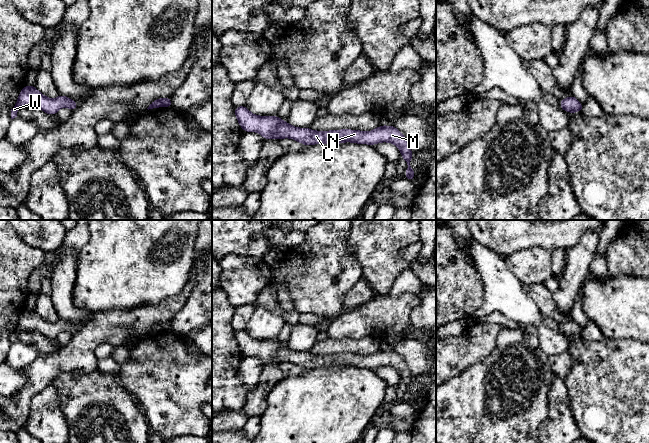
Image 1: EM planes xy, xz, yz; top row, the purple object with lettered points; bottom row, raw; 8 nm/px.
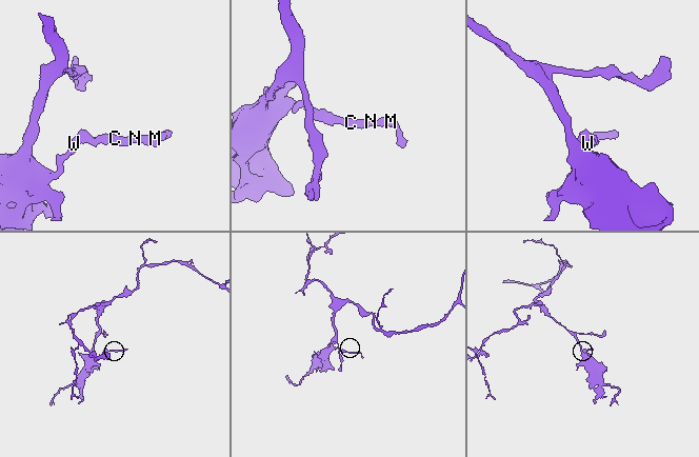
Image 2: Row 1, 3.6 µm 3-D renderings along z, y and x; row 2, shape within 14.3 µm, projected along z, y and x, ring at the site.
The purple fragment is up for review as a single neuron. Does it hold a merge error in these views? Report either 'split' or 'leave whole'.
leave whole

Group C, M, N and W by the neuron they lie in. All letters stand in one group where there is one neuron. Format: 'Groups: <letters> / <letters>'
Groups: C M N W

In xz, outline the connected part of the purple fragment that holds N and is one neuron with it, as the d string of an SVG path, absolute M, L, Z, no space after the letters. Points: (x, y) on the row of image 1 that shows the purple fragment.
M245 106L235 107L235 115L243 131L258 132L264 139L275 138L278 141L283 137L291 138L306 146L321 143L340 144L343 142L369 145L380 142L392 143L400 149L401 156L408 165L405 178L411 181L415 179L415 171L410 166L414 154L411 152L405 136L394 126L381 125L369 132L349 129L314 131L310 128L294 127L278 116L254 115Z

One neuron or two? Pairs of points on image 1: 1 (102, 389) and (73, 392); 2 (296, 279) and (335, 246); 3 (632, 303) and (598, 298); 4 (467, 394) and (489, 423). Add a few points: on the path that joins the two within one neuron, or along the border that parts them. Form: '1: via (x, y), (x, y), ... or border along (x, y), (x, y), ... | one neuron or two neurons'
1: via (95, 392), (80, 392) | one neuron
2: via (306, 270), (311, 270), (325, 256) | one neuron
3: via (624, 303), (606, 303) | one neuron
4: via (474, 401), (482, 409), (483, 416) | one neuron

